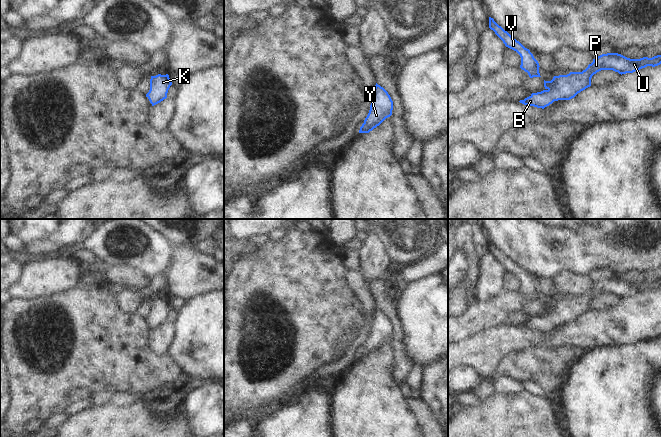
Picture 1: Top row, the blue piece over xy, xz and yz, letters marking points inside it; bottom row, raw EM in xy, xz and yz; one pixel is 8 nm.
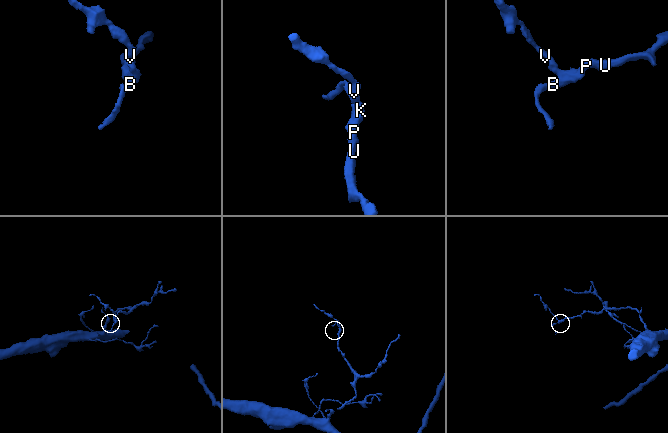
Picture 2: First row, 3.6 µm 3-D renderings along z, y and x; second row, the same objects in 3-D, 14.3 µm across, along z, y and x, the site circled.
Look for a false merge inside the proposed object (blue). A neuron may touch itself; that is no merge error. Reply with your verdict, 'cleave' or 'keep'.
keep

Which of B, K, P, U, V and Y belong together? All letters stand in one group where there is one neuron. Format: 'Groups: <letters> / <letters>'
Groups: B K P U V Y

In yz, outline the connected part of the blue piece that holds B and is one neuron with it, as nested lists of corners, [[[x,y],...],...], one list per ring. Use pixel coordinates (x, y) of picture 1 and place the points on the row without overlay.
[[[607,277],[593,283],[593,286],[582,296],[570,296],[567,299],[554,300],[551,305],[544,304],[545,313],[532,317],[519,326],[544,333],[558,324],[570,324],[578,317],[591,310],[591,302],[601,294],[613,294],[619,298],[633,297],[647,290],[661,288],[661,279],[652,282],[630,283],[618,277]]]

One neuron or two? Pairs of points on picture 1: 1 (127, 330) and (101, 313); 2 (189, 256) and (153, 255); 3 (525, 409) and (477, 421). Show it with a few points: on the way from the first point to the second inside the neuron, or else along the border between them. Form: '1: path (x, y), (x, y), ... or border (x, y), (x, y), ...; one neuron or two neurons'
1: path (121, 330), (118, 330), (107, 319); one neuron
2: border (174, 247), (172, 264), (167, 270); two neurons
3: path (513, 420), (489, 421); one neuron

